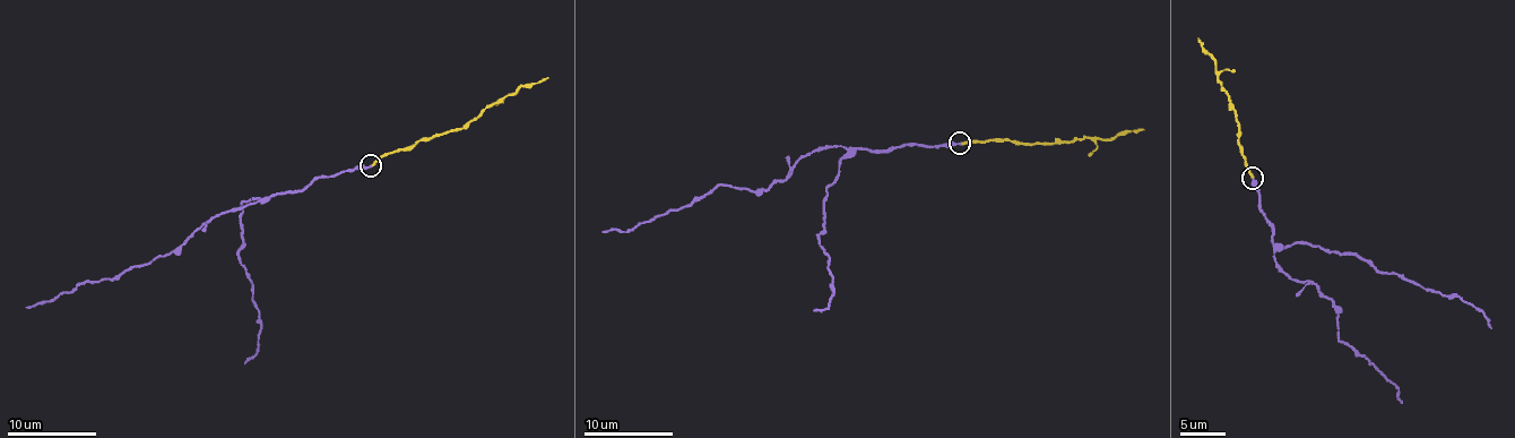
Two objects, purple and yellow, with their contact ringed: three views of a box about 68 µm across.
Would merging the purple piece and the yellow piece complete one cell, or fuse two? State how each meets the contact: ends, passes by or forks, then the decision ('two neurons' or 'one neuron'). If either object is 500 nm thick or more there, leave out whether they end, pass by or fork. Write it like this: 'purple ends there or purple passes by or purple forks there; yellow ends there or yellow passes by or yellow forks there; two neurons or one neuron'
purple ends there; yellow ends there; two neurons

